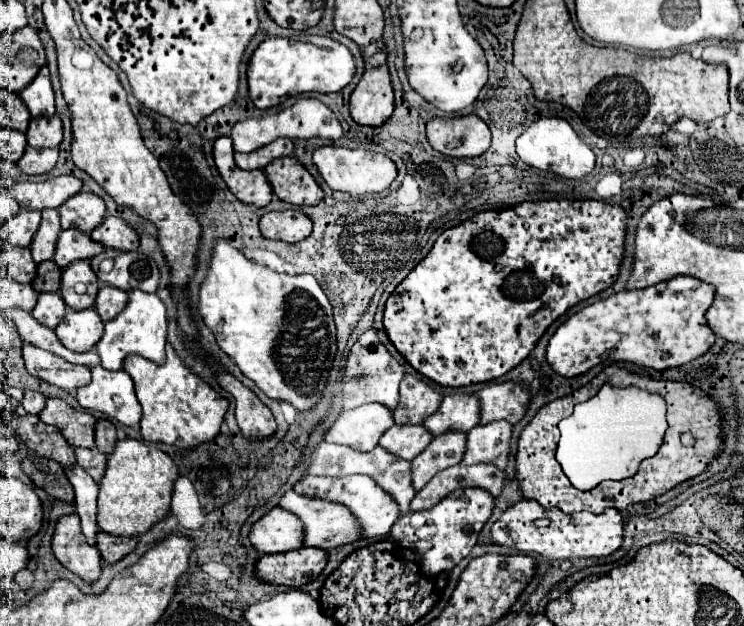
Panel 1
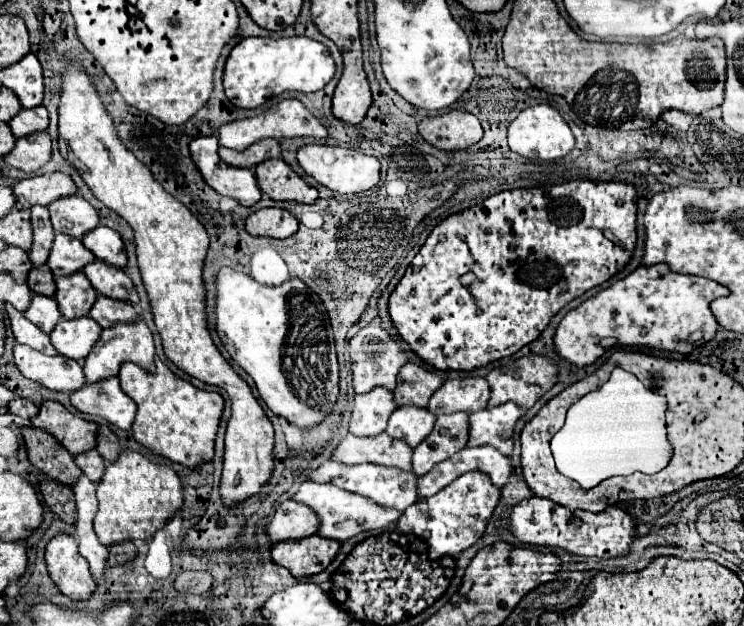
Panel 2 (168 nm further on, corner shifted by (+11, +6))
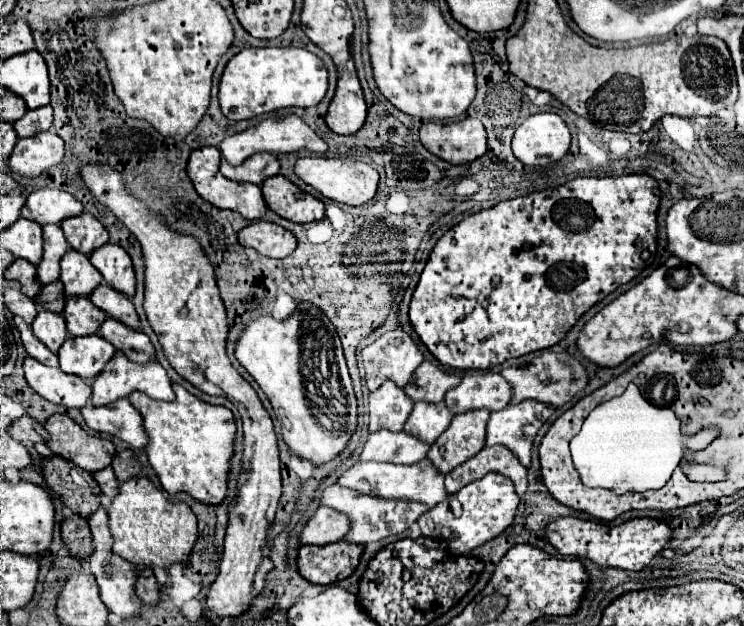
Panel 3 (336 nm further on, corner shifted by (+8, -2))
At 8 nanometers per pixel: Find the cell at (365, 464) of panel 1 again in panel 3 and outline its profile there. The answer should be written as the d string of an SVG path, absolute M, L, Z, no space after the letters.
M380 429L370 435L360 455L360 461L388 461L388 463L412 465L424 459L428 449L430 449L430 443L406 431L392 433L388 429Z

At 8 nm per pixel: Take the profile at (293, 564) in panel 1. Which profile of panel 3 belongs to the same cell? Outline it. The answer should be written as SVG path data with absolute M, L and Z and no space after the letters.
M330 543L330 545L302 545L298 553L298 569L304 579L318 585L342 581L354 573L360 563L364 545Z

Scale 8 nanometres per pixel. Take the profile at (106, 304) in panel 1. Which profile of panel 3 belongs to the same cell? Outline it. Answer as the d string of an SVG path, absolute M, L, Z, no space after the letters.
M108 317L104 327L100 327L100 335L116 347L116 351L124 353L130 361L138 365L146 365L148 361L156 359L156 351L150 343L150 339L140 333L138 329L124 327L124 323Z

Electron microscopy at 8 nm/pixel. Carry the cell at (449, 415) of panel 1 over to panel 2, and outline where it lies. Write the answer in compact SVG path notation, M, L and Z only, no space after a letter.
M459 377L449 379L437 389L427 405L427 411L433 415L447 415L447 413L475 413L485 409L489 401L489 385L485 377Z

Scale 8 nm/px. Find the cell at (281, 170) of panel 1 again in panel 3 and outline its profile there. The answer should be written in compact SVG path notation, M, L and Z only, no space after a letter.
M284 175L266 179L262 185L266 205L280 217L294 223L310 223L324 219L324 203L300 191Z

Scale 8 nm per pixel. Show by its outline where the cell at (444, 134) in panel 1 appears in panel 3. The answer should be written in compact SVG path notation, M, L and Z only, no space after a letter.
M478 119L448 125L424 123L420 127L420 143L450 165L464 165L486 153L486 131Z

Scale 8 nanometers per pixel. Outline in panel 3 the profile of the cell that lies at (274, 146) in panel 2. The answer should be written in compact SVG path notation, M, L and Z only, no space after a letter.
M256 153L238 167L234 167L226 159L222 159L220 173L232 181L248 181L248 183L260 185L268 177L274 177L280 173L280 163L272 153Z

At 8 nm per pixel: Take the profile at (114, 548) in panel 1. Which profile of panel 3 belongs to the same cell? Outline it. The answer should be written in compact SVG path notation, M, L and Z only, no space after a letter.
M138 567L138 571L140 571L140 575L136 581L136 595L148 605L156 605L160 601L160 585L158 585L154 573L150 569L146 569L146 577L144 577L144 569Z

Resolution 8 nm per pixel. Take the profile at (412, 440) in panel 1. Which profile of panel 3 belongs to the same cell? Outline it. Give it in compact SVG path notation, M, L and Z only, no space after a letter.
M418 401L414 405L412 415L408 417L408 423L404 425L404 431L424 439L426 443L432 443L438 439L438 435L442 435L448 429L452 419L454 413L446 407L444 401L440 403Z

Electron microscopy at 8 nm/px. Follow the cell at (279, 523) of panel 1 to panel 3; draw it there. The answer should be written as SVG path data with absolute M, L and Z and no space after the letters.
M322 505L304 527L300 541L308 545L328 545L328 543L342 541L350 531L348 521L350 521L348 515Z

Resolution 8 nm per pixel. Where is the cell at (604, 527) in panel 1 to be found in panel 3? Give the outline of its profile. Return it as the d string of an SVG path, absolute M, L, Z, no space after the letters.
M562 517L548 525L548 539L562 555L588 557L602 567L618 567L628 571L642 571L650 561L662 553L662 549L672 539L672 529L668 523L658 519L630 519L620 525L584 521L578 517Z

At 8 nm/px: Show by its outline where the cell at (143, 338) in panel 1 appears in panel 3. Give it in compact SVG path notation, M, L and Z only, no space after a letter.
M116 353L104 367L104 371L94 379L92 385L92 405L96 407L104 407L110 405L122 397L128 397L134 391L144 391L148 397L158 399L158 401L172 401L174 399L174 391L172 391L172 381L168 377L168 373L164 371L164 367L158 361L148 363L146 367L138 367L136 363L124 359L124 355Z

